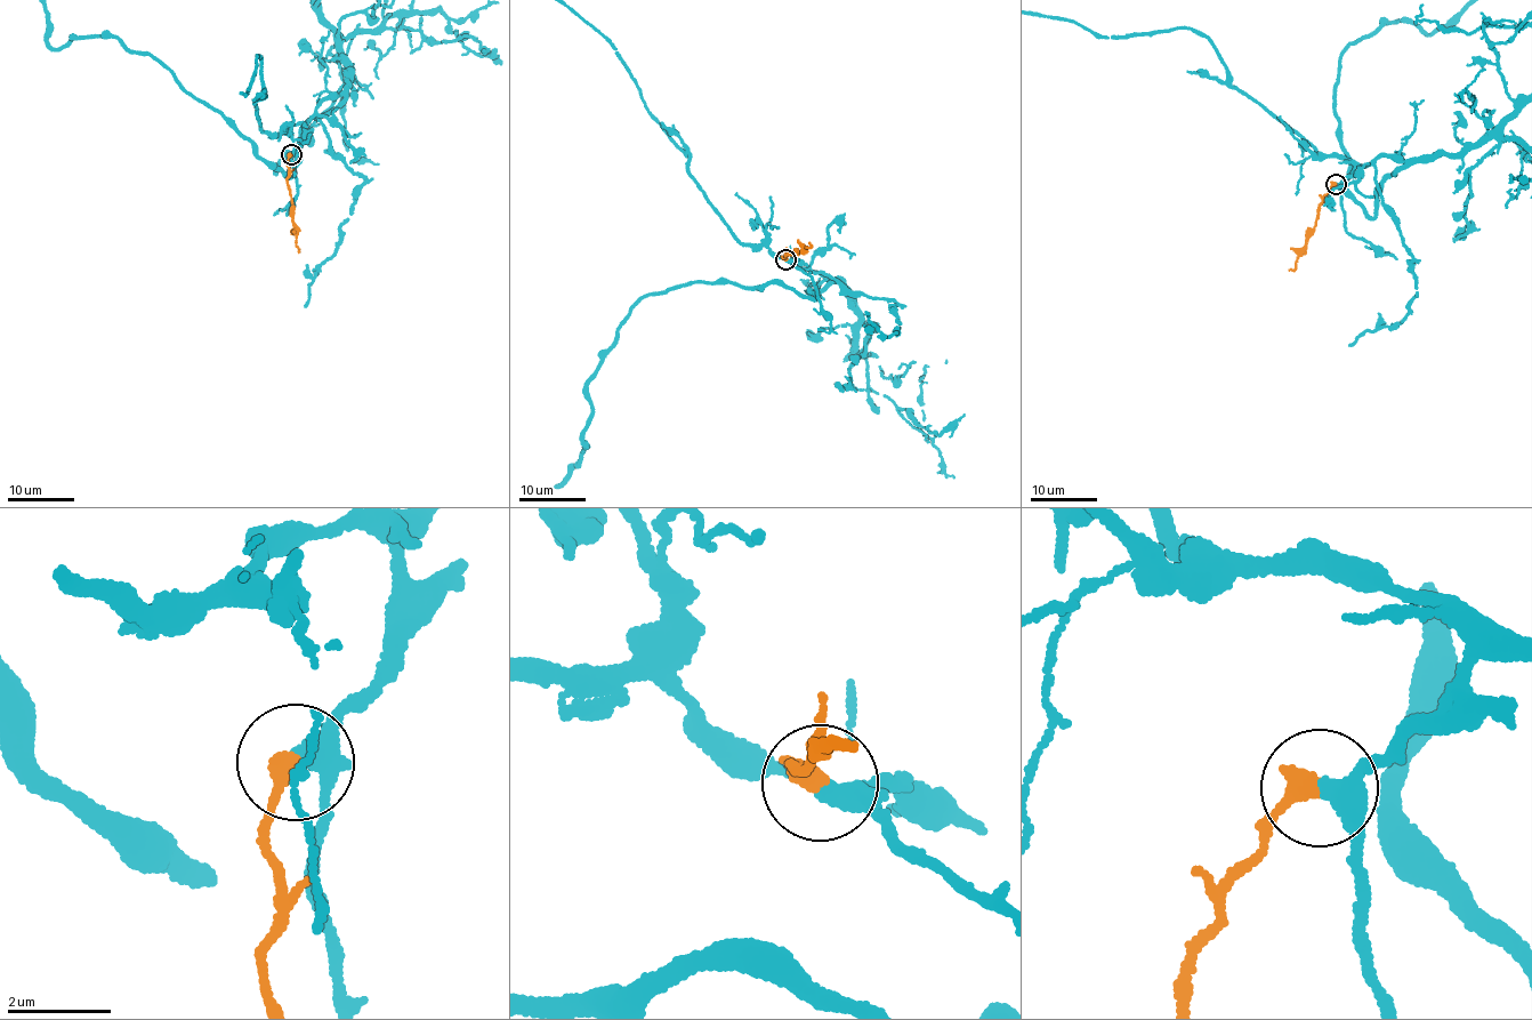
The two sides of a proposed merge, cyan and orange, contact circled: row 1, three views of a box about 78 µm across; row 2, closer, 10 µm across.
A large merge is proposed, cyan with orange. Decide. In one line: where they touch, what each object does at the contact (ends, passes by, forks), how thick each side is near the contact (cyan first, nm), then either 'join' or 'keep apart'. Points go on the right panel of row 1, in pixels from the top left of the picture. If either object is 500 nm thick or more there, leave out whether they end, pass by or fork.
at (1336, 184); cyan passes by; orange ends there; 320 nm thick on the cyan side, 400 nm on the other; join

